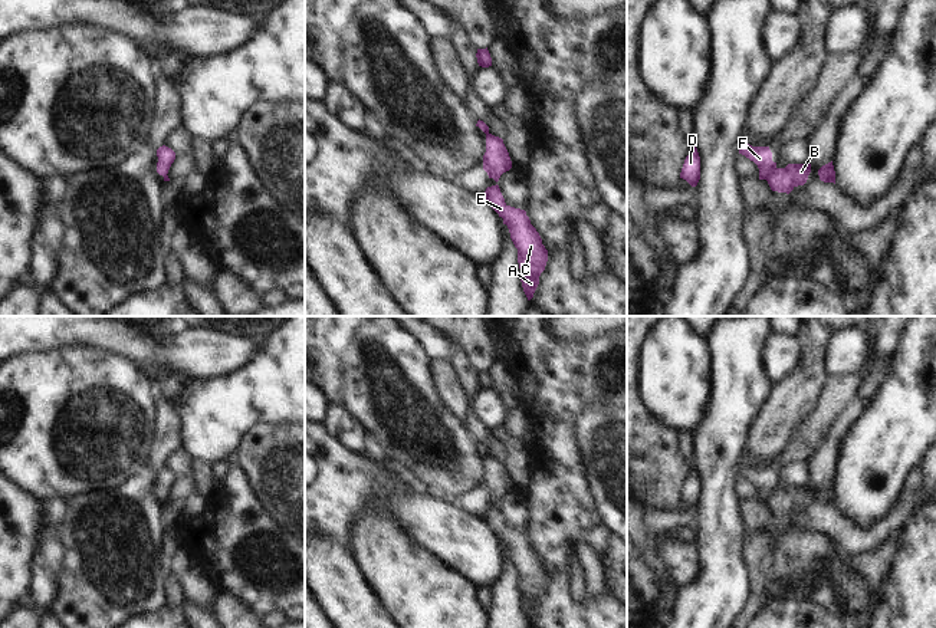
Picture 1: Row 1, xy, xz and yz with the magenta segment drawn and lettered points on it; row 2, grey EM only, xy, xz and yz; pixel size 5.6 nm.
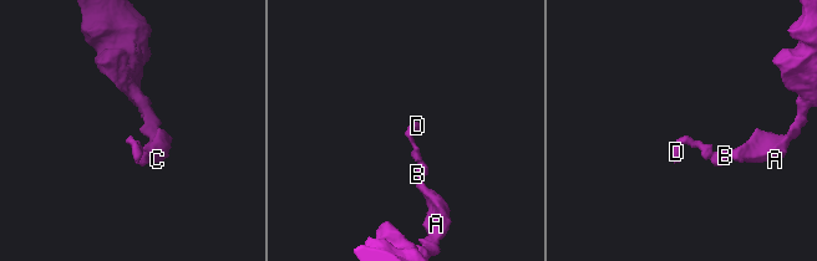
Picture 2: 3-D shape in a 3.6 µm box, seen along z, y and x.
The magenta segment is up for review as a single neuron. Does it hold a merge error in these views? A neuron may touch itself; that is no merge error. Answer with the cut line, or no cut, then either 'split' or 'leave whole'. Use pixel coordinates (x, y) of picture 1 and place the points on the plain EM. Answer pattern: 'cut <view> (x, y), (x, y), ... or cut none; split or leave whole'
cut yz (775, 487), (765, 500); split

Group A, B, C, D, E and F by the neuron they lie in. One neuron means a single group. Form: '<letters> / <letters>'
A B C E / D F

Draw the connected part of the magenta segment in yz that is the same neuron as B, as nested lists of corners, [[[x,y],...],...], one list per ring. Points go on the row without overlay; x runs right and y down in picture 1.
[[[809,483],[805,486],[788,486],[785,490],[775,489],[766,503],[772,513],[789,516],[795,509],[807,504],[809,494]]]

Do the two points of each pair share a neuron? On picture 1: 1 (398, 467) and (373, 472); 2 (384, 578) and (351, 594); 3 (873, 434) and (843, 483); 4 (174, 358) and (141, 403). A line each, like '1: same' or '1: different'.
1: different
2: different
3: same
4: different

